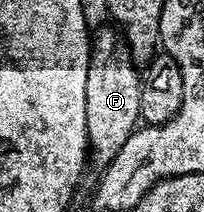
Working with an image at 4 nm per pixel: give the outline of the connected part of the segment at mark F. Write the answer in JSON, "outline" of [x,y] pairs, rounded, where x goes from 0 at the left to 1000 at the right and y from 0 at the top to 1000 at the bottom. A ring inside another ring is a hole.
{"outline":[[[554,123],[480,137],[451,175],[436,325],[417,387],[417,604],[436,774],[456,797],[529,792],[574,745],[574,708],[632,670],[686,580],[691,349],[647,274],[642,226]]]}

